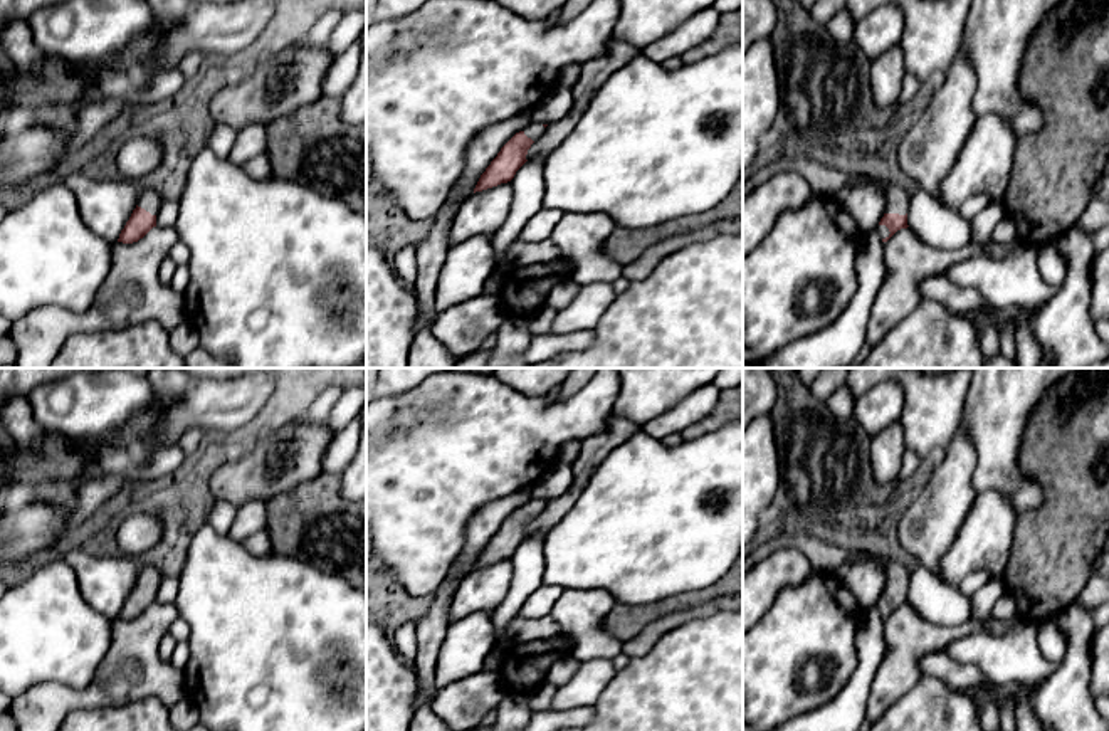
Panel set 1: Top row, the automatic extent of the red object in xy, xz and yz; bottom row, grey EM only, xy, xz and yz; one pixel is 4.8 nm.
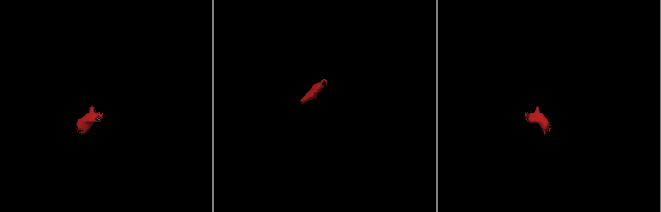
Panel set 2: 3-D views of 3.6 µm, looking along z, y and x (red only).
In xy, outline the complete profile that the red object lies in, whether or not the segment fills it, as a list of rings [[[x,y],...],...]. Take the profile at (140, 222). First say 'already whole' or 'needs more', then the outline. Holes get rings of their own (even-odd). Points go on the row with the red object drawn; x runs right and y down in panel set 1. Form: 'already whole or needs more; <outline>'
needs more; [[[153,188],[141,190],[138,205],[121,230],[118,242],[133,244],[143,239],[153,227],[156,227],[156,213],[163,205],[163,193]]]

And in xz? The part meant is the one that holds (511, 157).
needs more; [[[531,123],[523,131],[516,133],[481,175],[474,193],[511,181],[516,171],[528,161],[528,150],[543,131],[544,126],[541,123]]]

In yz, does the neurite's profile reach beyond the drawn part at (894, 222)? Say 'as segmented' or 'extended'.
extended

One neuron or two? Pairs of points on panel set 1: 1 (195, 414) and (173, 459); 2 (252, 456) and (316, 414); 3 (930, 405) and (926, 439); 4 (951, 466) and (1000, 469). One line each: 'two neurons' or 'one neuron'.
1: two neurons
2: two neurons
3: one neuron
4: two neurons

